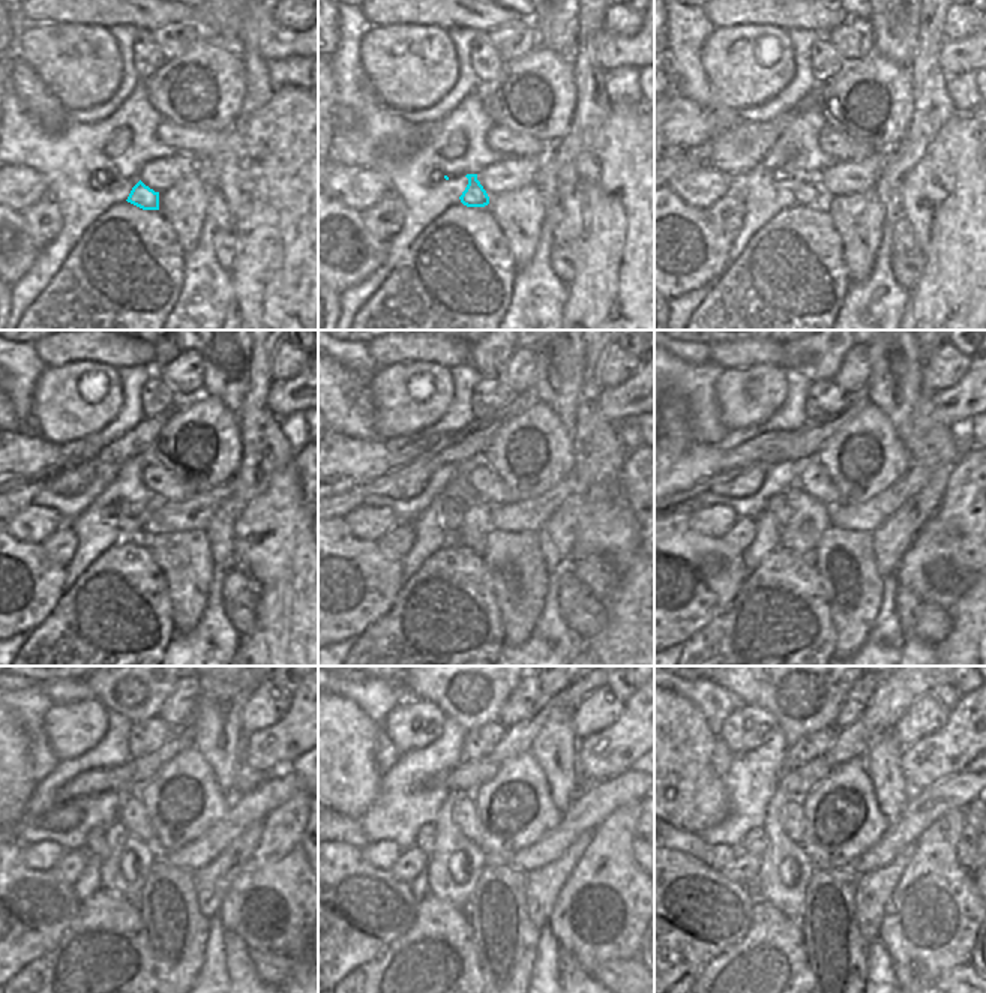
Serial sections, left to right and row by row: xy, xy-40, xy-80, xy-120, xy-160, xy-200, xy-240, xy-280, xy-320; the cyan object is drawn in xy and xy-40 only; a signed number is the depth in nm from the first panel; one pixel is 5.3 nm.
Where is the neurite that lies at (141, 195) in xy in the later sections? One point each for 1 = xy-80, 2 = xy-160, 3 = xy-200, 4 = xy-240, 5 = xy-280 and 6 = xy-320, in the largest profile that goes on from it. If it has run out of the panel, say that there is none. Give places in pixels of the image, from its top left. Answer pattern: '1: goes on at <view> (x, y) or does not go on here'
1: goes on at xy-80 (808, 191)
2: goes on at xy-160 (452, 512)
3: goes on at xy-200 (778, 504)
4: goes on at xy-240 (96, 843)
5: goes on at xy-280 (425, 839)
6: goes on at xy-320 (755, 840)

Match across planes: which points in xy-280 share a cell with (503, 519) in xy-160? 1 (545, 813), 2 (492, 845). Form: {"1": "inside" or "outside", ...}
{"1": "outside", "2": "outside"}

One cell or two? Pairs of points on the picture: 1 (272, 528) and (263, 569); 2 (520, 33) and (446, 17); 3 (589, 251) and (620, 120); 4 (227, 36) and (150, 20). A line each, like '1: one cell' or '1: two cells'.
1: one cell
2: two cells
3: one cell
4: one cell

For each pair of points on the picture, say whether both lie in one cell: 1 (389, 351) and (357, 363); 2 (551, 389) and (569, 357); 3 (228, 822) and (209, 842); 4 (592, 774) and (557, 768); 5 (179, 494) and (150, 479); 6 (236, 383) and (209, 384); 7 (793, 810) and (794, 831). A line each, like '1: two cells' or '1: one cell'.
1: two cells
2: one cell
3: one cell
4: two cells
5: one cell
6: one cell
7: one cell

